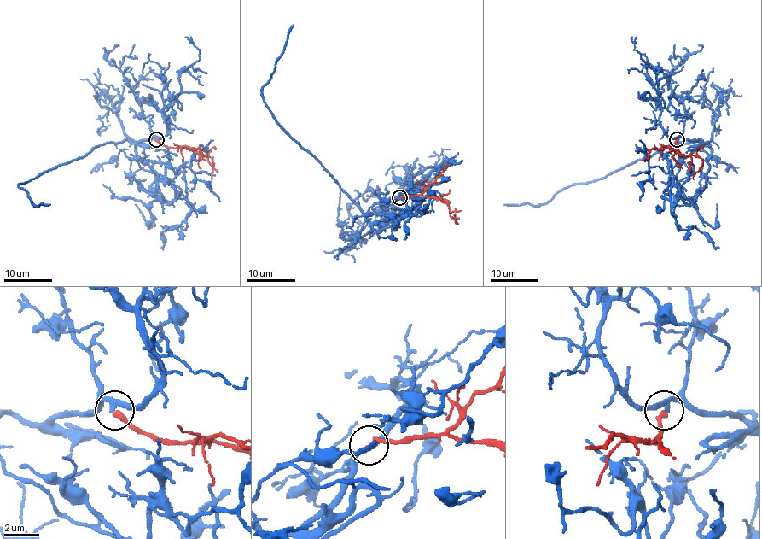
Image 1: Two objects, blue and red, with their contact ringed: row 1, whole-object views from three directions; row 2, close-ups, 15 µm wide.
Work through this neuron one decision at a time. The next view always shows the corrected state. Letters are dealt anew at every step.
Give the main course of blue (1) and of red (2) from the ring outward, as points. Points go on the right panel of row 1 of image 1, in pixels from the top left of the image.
1: (677, 139), (684, 137), (700, 143), (701, 140), (669, 144), (603, 178), (567, 186), (543, 204), (504, 204)
2: (677, 139), (674, 148), (677, 151), (683, 156), (696, 155), (701, 160), (702, 164), (693, 178)

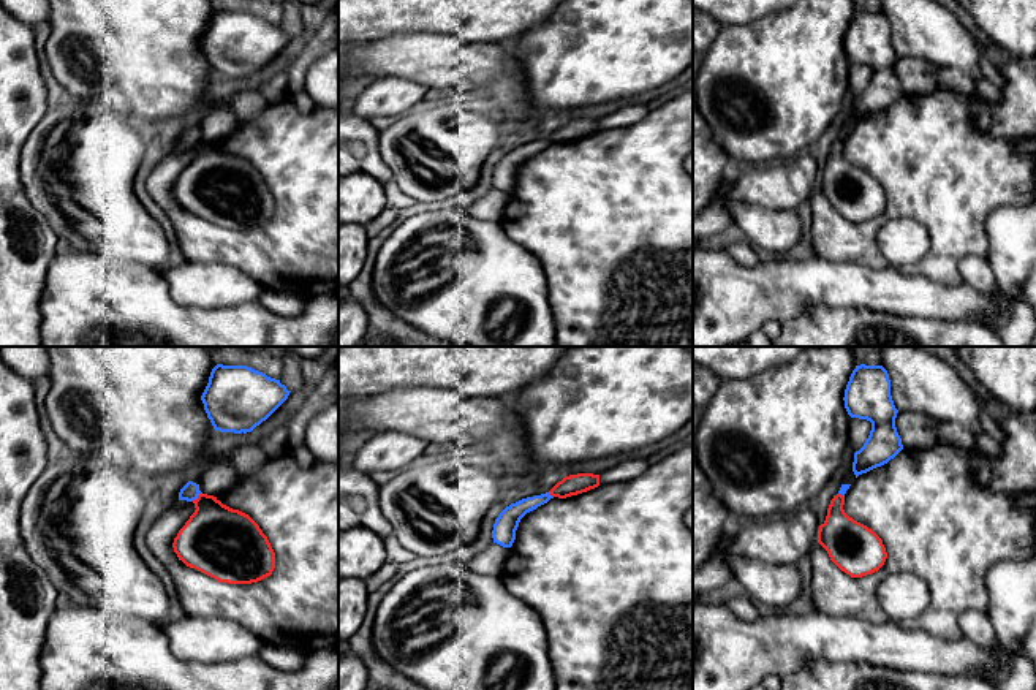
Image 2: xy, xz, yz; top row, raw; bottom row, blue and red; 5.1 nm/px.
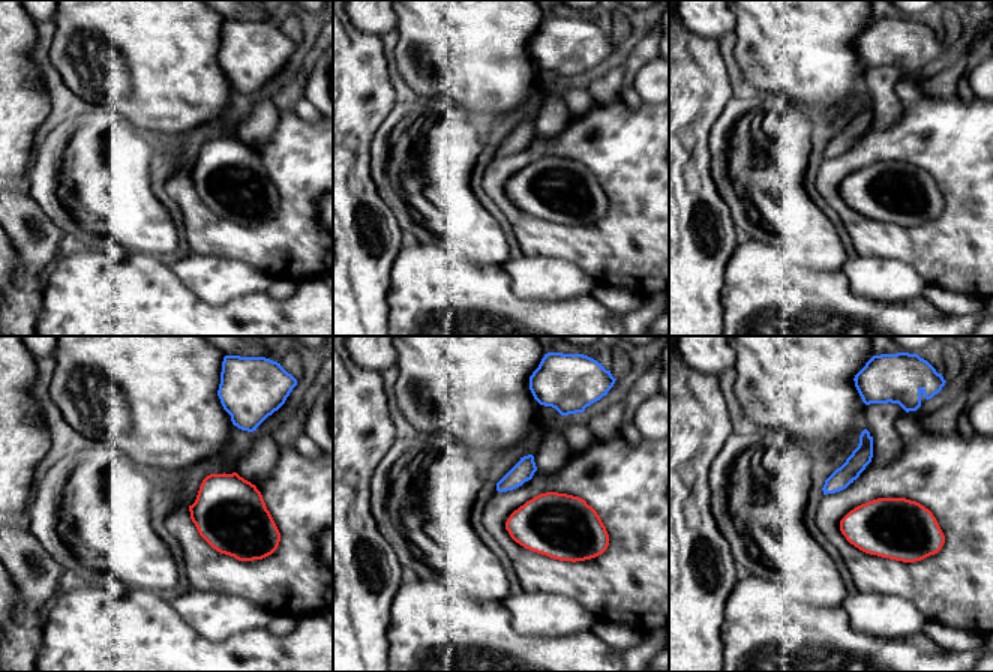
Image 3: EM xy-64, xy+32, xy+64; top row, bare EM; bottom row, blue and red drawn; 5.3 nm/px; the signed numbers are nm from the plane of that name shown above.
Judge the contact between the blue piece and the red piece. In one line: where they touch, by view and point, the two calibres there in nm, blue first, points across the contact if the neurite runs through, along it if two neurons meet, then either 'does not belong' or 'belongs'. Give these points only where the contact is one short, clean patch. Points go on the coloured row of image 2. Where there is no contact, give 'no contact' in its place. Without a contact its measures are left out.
xy (196, 497) | 90/360 nm | along xy (201, 492), (192, 500) | does not belong

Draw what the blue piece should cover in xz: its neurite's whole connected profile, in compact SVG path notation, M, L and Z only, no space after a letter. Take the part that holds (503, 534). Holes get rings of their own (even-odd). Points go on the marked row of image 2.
M546 492L541 495L522 499L516 503L511 503L509 506L506 506L495 519L493 530L492 530L493 543L497 543L503 548L511 548L516 540L516 530L519 527L520 519L527 513L547 503L550 499L552 499L552 495L549 492Z

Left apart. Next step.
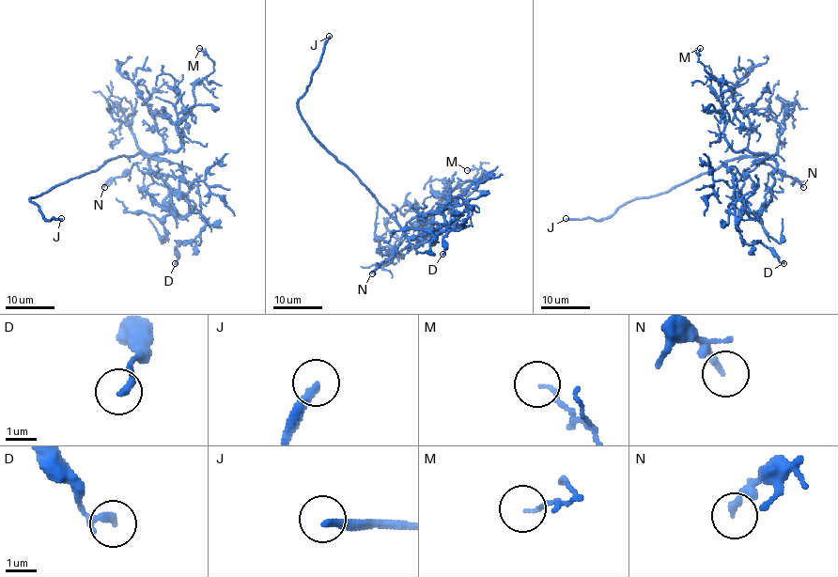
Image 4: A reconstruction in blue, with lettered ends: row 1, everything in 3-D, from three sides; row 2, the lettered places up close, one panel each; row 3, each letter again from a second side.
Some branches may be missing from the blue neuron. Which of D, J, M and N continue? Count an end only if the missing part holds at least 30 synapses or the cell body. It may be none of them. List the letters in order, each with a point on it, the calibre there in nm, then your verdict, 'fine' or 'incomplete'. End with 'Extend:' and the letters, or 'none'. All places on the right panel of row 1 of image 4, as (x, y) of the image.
D: (783, 263) | 260 nm | fine
J: (566, 218) | 300 nm | incomplete
M: (700, 48) | 110 nm | fine
N: (803, 187) | 190 nm | fine
Extend: J

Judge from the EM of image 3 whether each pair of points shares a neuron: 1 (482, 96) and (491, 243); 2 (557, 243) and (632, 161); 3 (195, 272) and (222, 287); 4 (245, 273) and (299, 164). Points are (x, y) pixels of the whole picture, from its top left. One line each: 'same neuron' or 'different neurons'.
1: different neurons
2: same neuron
3: same neuron
4: different neurons

